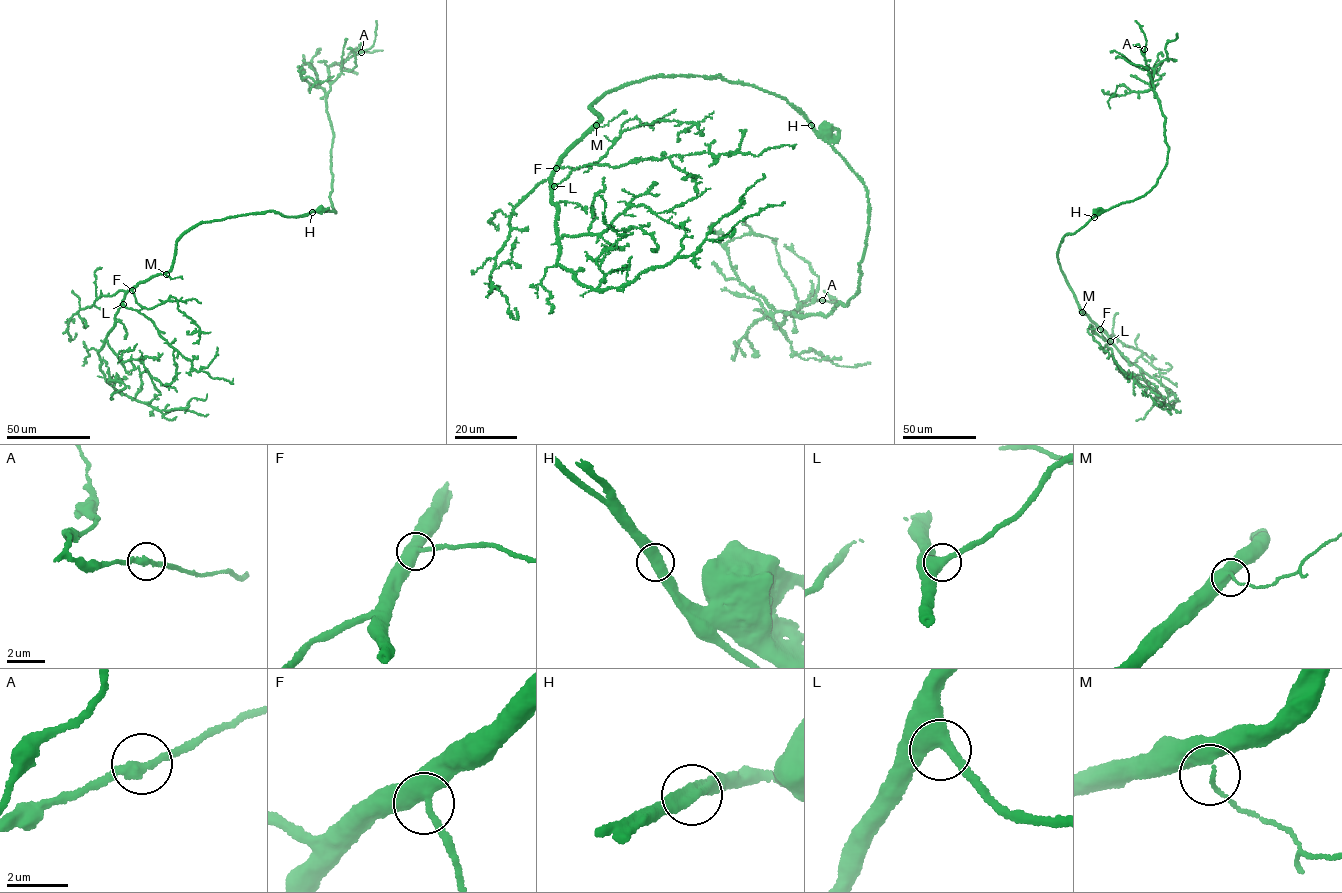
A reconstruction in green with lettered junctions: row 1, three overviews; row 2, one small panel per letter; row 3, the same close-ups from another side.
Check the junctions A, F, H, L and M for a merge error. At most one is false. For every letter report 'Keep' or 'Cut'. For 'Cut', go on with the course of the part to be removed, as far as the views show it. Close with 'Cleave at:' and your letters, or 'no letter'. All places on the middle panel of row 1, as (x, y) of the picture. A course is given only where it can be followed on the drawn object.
A: Keep
F: Keep
H: Keep
L: Keep
M: Keep
Cleave at: no letter

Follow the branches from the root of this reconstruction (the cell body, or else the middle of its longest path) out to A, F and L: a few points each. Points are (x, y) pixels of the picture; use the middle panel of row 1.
A: (826, 131), (824, 139), (865, 187), (869, 214), (858, 293), (826, 316), (792, 313), (799, 303), (822, 300)
F: (826, 131), (815, 132), (786, 99), (751, 85), (659, 75), (606, 91), (590, 106), (602, 119), (556, 168)
L: (826, 131), (751, 85), (646, 78), (590, 106), (602, 119), (562, 158), (554, 186)

